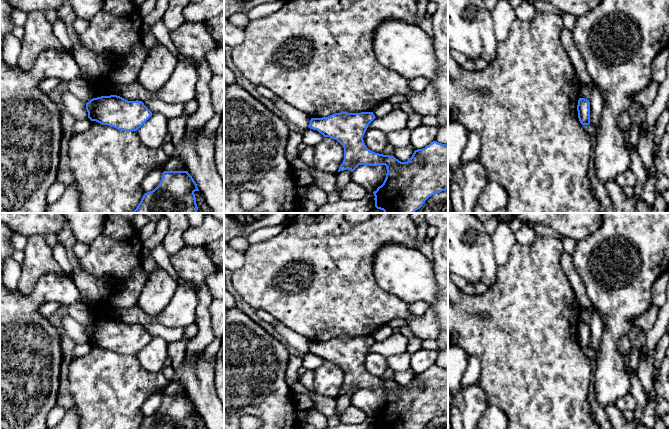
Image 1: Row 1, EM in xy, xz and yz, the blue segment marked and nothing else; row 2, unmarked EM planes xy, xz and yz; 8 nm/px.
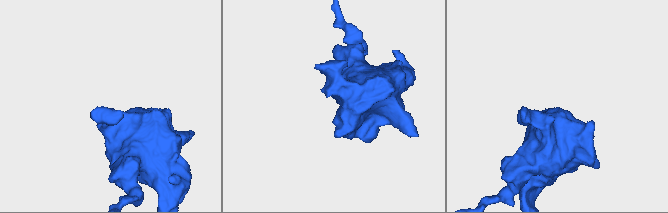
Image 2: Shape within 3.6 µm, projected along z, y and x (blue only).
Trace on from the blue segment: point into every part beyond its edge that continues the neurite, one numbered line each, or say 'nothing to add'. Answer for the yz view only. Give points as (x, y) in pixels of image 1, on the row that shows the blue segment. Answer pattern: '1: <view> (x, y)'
nothing to add

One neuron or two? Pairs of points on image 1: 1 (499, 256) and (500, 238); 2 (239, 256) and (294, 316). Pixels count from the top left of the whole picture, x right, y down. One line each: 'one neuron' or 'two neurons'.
1: one neuron
2: two neurons

